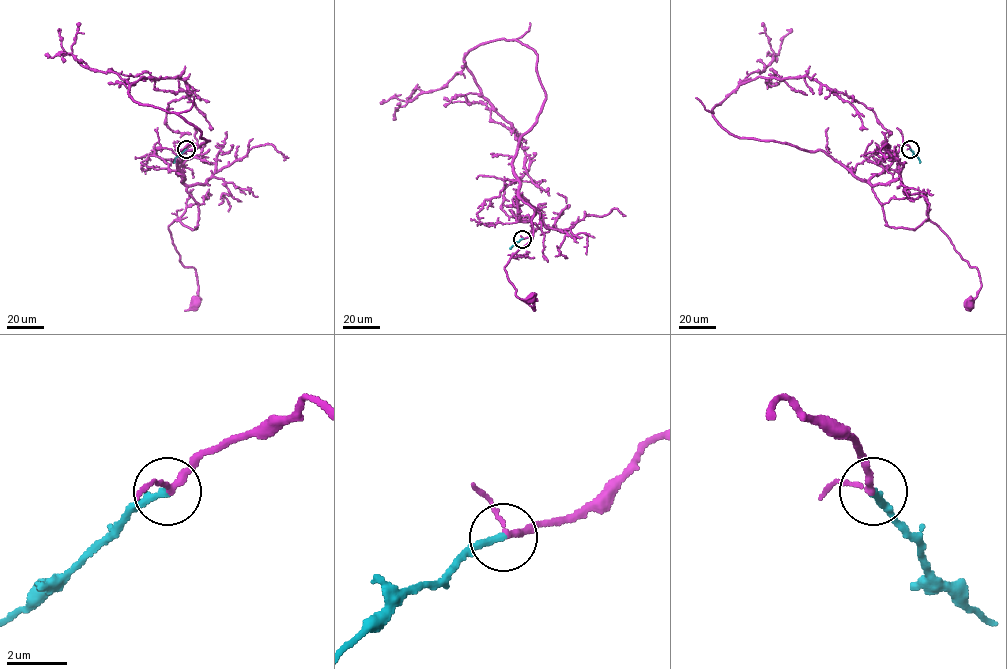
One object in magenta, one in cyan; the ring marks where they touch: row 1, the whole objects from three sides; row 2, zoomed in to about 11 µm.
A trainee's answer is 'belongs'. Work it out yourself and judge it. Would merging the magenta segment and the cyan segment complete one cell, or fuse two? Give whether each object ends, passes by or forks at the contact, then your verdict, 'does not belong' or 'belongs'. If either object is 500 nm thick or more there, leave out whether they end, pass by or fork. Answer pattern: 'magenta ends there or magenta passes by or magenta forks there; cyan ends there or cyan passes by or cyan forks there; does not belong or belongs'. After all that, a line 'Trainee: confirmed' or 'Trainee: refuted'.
magenta passes by; cyan ends there; belongs
Trainee: confirmed

